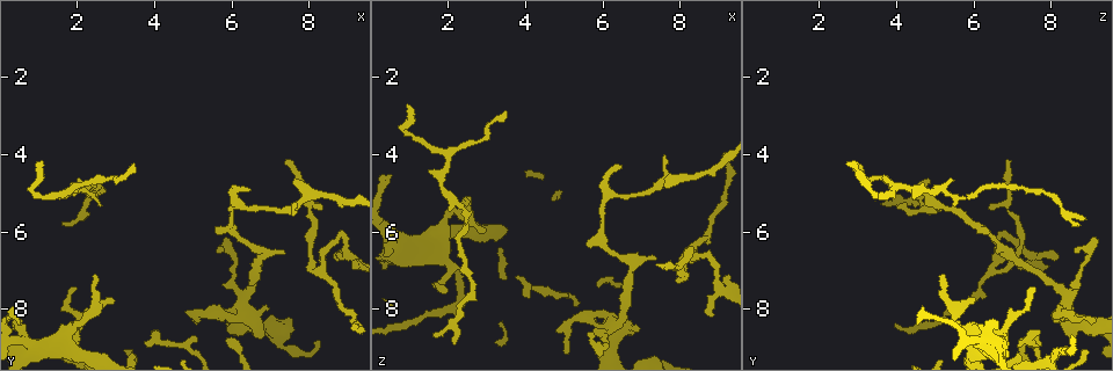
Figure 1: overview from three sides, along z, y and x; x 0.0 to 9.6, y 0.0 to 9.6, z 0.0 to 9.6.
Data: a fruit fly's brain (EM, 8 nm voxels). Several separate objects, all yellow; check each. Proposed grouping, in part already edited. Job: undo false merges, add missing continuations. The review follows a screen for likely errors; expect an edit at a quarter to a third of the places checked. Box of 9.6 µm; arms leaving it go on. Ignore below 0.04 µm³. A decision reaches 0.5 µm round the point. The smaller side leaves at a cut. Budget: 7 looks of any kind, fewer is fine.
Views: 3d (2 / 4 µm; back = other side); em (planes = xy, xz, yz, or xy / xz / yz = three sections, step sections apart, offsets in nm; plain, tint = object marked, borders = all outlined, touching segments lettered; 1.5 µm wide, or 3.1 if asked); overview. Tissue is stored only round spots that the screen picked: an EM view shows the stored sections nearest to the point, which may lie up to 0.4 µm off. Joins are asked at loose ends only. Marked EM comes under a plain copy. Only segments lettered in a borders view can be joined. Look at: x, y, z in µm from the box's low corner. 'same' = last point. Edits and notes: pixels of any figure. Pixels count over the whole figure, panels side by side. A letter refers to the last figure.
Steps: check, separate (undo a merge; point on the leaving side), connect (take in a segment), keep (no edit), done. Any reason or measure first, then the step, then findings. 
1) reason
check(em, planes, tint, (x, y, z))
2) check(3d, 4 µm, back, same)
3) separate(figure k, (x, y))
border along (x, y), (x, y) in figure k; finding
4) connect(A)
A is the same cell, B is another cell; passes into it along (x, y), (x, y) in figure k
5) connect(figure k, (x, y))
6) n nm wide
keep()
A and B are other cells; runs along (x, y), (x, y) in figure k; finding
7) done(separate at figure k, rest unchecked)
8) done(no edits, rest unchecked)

check(em, yz, step 8, borders, (3.00, 7.85, 6.00))

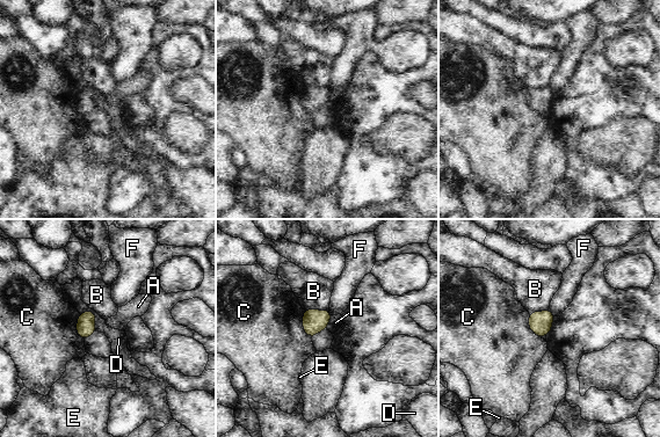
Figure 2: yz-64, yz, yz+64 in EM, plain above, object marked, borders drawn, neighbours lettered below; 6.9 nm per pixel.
cut it another way
check(em, planes, borders, same)

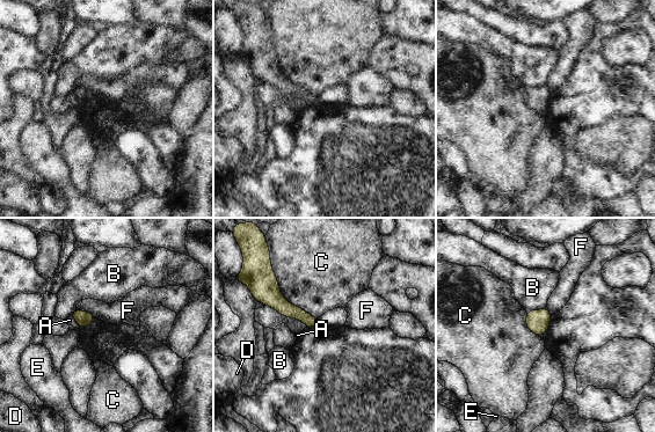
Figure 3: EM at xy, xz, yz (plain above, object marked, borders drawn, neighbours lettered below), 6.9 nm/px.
C touches over 480 nm
keep()
A, B, C, D, E and F are other cells; border along (77, 308), (89, 312), (96, 317) in figure 3; none of them fits

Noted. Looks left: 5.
branch stops here
check(em, planes, borders, (7.55, 4.65, 4.80))

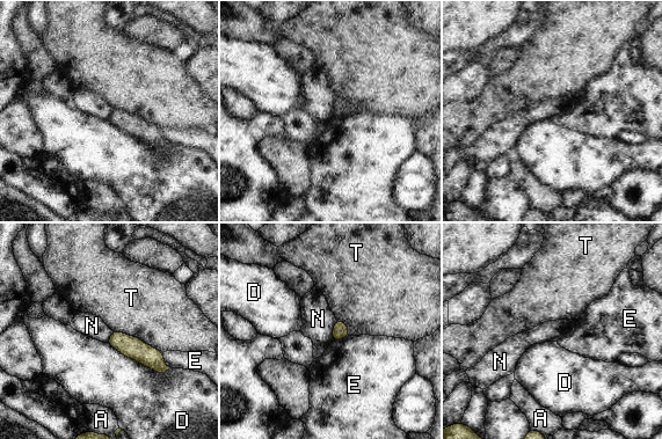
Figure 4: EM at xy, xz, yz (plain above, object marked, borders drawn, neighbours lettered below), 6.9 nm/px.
110 nm wide
keep()
A, D, E, N and T are other cells; border along (336, 320), (333, 327), (333, 341) in figure 4; no lettered segment goes on from it

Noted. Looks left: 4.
abrupt turn
check(3d, 4 µm, back, (8.75, 6.10, 6.75))

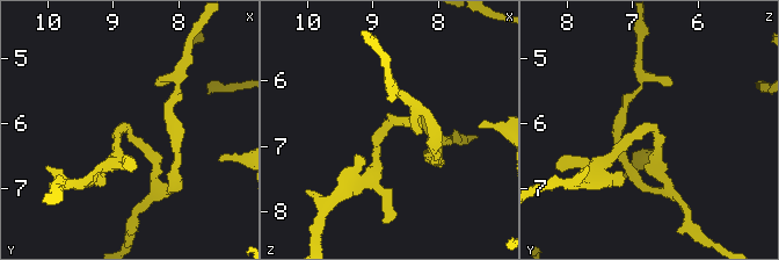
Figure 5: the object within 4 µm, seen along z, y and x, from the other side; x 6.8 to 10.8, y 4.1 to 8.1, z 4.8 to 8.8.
arms of 190, 200 nm; shape alone is not enough
check(em, yz, step 8, borders, (8.80, 6.05, 6.70))

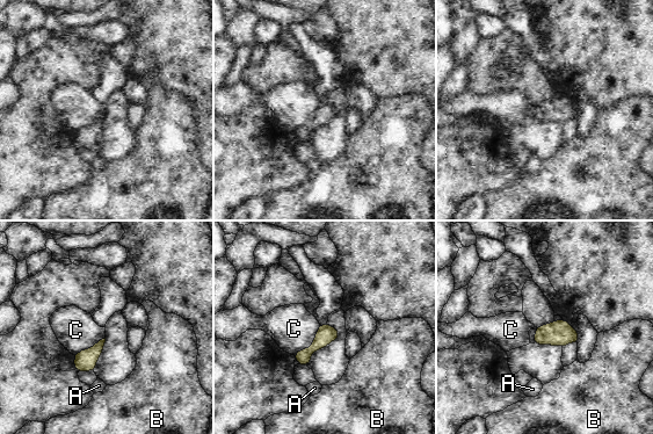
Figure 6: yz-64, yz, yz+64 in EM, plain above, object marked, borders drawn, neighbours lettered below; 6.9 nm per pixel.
80 nm wide
keep()
A, B and C are other cells; border along (319, 324), (312, 344), (294, 355) in figure 6; all the same neuron

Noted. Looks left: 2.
done(no edits, rest unchecked)

